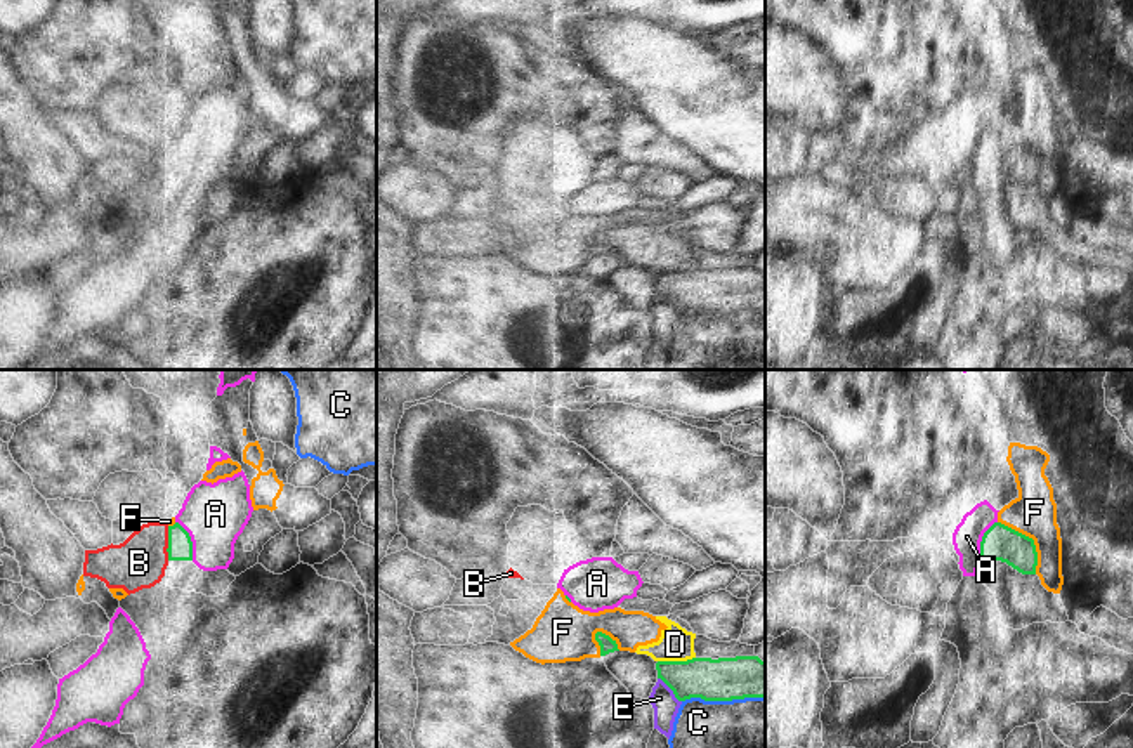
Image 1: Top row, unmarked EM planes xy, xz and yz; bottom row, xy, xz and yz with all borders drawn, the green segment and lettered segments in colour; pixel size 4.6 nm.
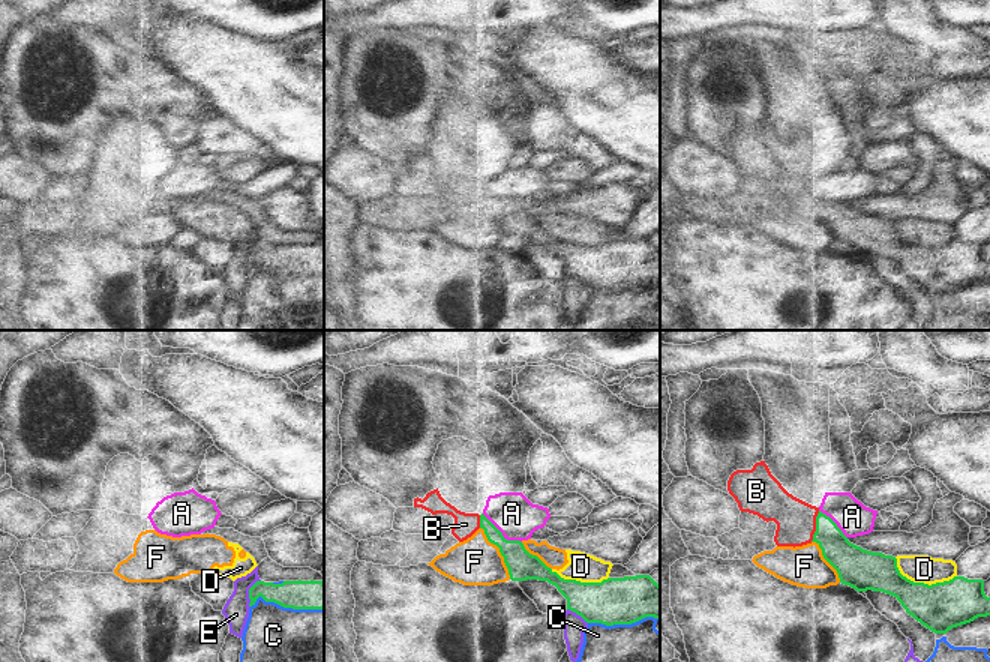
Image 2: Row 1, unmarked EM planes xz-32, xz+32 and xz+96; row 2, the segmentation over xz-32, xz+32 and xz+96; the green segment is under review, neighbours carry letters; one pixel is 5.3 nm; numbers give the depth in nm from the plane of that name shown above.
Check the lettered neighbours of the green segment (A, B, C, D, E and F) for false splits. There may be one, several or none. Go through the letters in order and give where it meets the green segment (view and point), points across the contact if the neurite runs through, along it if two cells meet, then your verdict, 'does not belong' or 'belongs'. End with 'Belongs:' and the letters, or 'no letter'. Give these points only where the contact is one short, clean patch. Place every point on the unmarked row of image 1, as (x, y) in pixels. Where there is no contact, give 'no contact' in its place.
A: xy (189, 151) | does not belong
B: xy (169, 155) | belongs
C: xz (722, 311) | does not belong
D: xz (675, 273) | does not belong
E: xz (670, 299) | along xz (658, 288), (681, 313) | does not belong
F: yz (1033, 151) | does not belong
Belongs: B

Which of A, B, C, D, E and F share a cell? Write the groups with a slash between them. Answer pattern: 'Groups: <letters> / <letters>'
Groups: A / B / C / D / E / F.

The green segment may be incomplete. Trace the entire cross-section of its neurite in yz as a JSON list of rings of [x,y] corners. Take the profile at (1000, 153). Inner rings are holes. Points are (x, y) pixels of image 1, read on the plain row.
[[[994,134],[980,153],[982,172],[1001,172],[1022,186],[1036,186],[1038,163],[1034,151],[1001,135]]]

